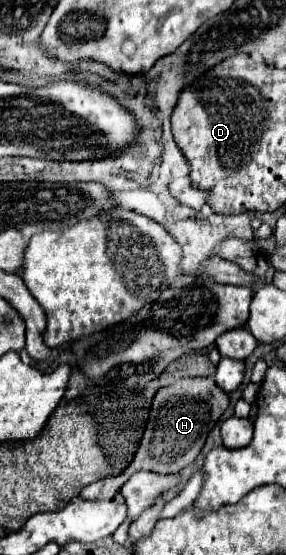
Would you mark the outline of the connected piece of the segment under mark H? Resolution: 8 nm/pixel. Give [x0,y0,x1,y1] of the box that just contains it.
[79,378,229,500]

